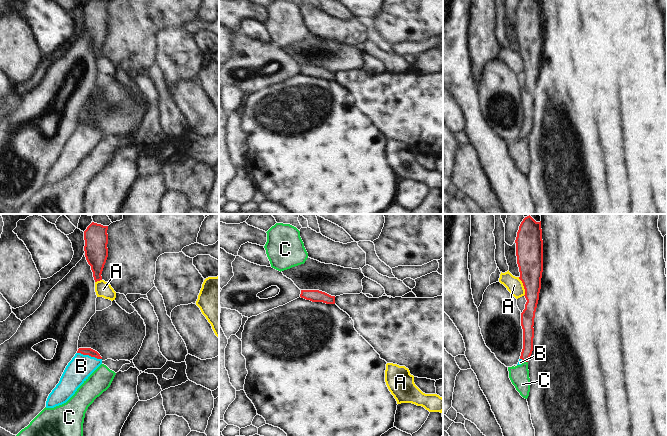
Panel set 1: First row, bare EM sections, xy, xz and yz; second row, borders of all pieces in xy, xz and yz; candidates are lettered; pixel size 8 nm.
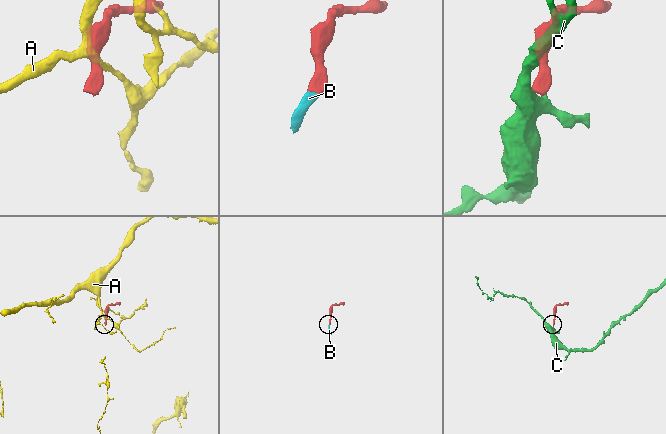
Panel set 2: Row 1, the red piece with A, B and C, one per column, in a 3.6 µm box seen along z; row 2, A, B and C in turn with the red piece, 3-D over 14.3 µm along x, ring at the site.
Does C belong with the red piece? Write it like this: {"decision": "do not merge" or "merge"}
{"decision": "do not merge"}

